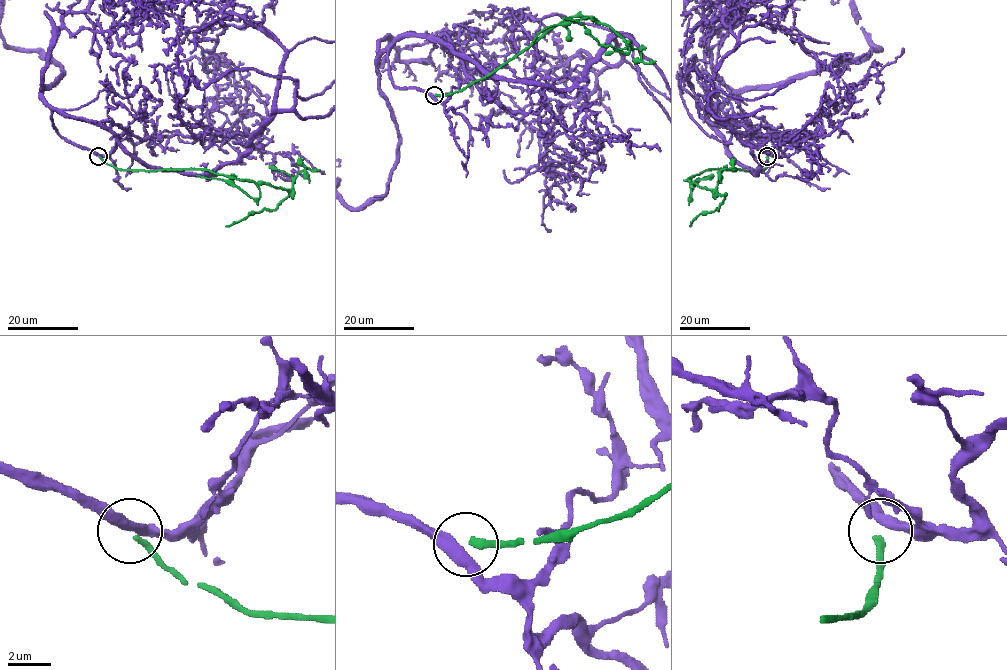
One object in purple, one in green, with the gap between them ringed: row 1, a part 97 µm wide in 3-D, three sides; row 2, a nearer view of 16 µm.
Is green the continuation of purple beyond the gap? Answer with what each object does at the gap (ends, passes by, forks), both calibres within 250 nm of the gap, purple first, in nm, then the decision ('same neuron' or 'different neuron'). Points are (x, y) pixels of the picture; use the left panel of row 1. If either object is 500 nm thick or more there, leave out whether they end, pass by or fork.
purple passes by; green ends there; 480 nm thick on the purple side, 300 nm on the other; different neuron

